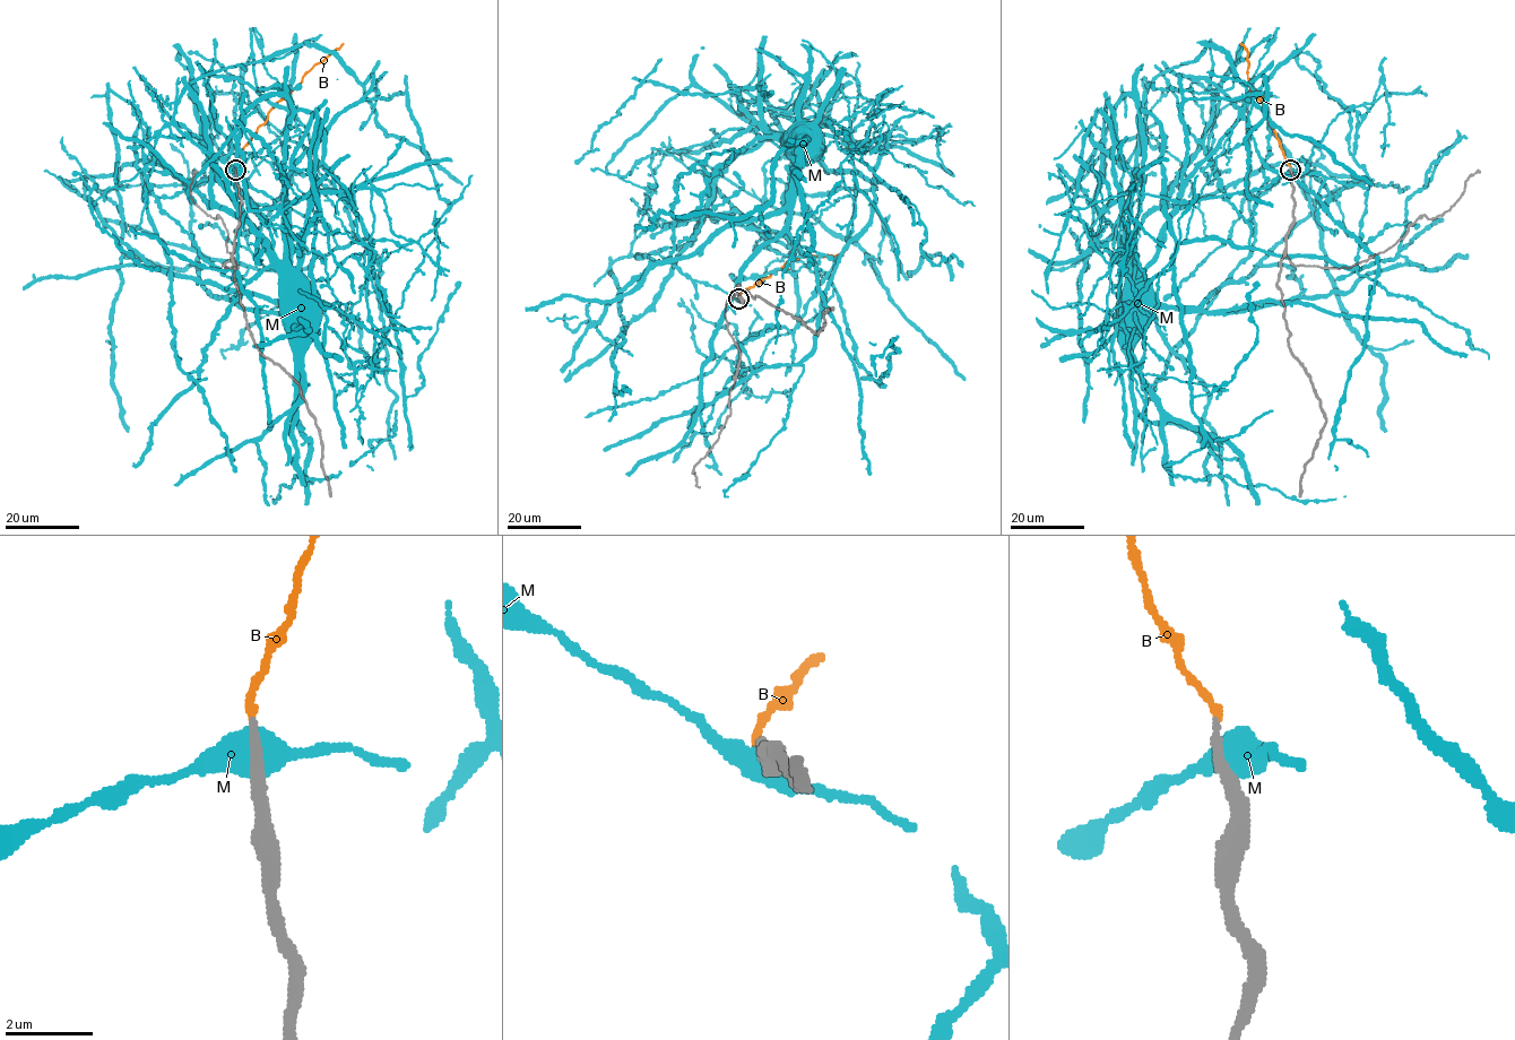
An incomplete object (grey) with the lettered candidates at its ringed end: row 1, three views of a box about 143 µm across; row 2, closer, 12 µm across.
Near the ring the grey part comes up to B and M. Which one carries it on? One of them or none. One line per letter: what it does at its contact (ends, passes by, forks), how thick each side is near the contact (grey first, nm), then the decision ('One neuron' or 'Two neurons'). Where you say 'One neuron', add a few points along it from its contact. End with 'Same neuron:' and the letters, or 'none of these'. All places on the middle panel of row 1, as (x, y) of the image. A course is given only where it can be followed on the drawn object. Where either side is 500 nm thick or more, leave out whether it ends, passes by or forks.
B: It ends there. Thickness 220 nm (grey) against 160 nm. Two neurons
M: Thickness 360 nm (grey) against 550 nm. Two neurons
Same neuron: none of these

